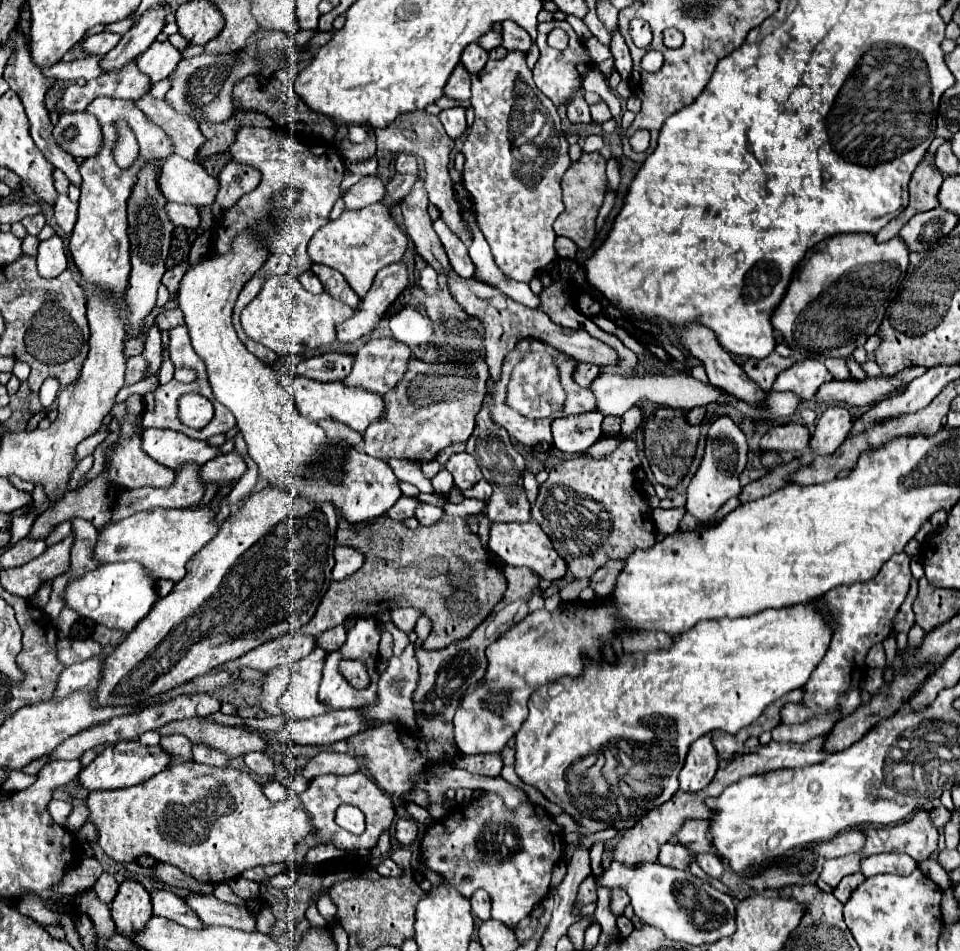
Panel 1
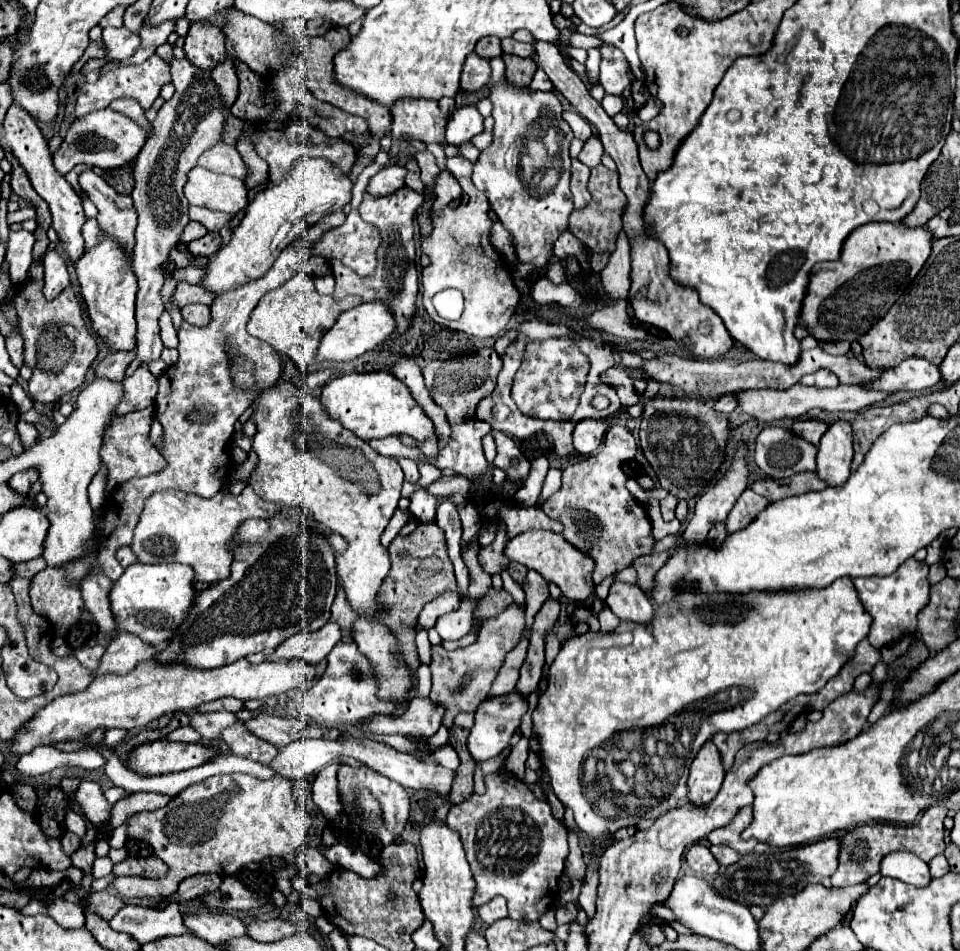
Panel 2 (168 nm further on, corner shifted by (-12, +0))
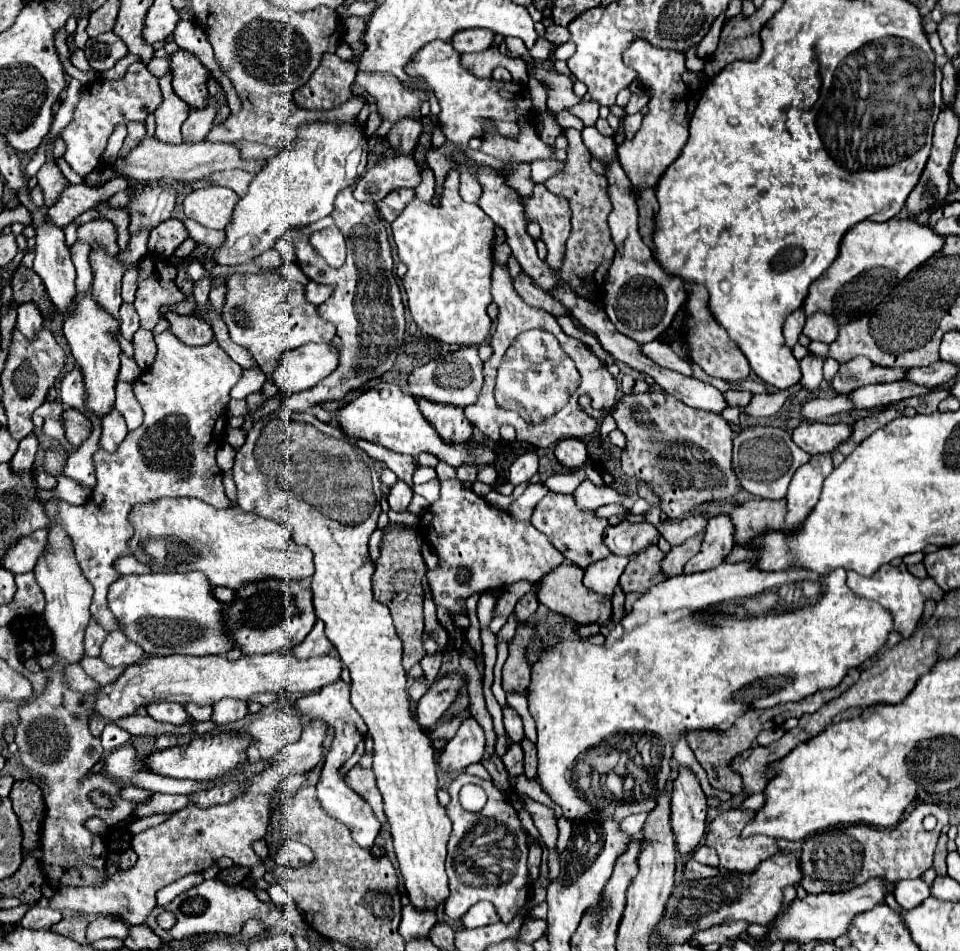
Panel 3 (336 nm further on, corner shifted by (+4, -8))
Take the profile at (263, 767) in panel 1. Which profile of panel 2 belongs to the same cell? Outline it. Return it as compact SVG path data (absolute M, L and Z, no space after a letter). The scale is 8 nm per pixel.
M236 723L228 729L224 729L222 739L232 749L234 755L258 761L262 765L270 765L274 761L274 755L278 753L278 749L272 747L270 743L250 735L242 723Z

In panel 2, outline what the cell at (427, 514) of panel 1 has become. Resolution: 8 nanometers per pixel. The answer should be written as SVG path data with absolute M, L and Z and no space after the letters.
M418 489L412 497L410 503L410 513L420 521L420 523L430 523L436 519L436 497L428 495L424 489Z

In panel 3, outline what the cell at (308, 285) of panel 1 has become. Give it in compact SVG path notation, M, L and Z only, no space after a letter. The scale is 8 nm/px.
M310 281L308 285L306 285L306 297L308 297L308 301L310 303L314 303L314 305L320 305L322 301L326 301L330 295L332 295L332 287L328 287L328 285L318 285L318 283L314 283L314 281Z

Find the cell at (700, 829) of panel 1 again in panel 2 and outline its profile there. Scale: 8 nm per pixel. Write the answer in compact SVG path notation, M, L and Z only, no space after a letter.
M744 807L732 819L732 823L718 827L710 835L706 835L706 841L712 843L712 845L730 845L738 853L750 853L750 851L754 851L758 841L742 841L742 837L740 837L744 827L748 827L750 819L752 819L752 807Z

